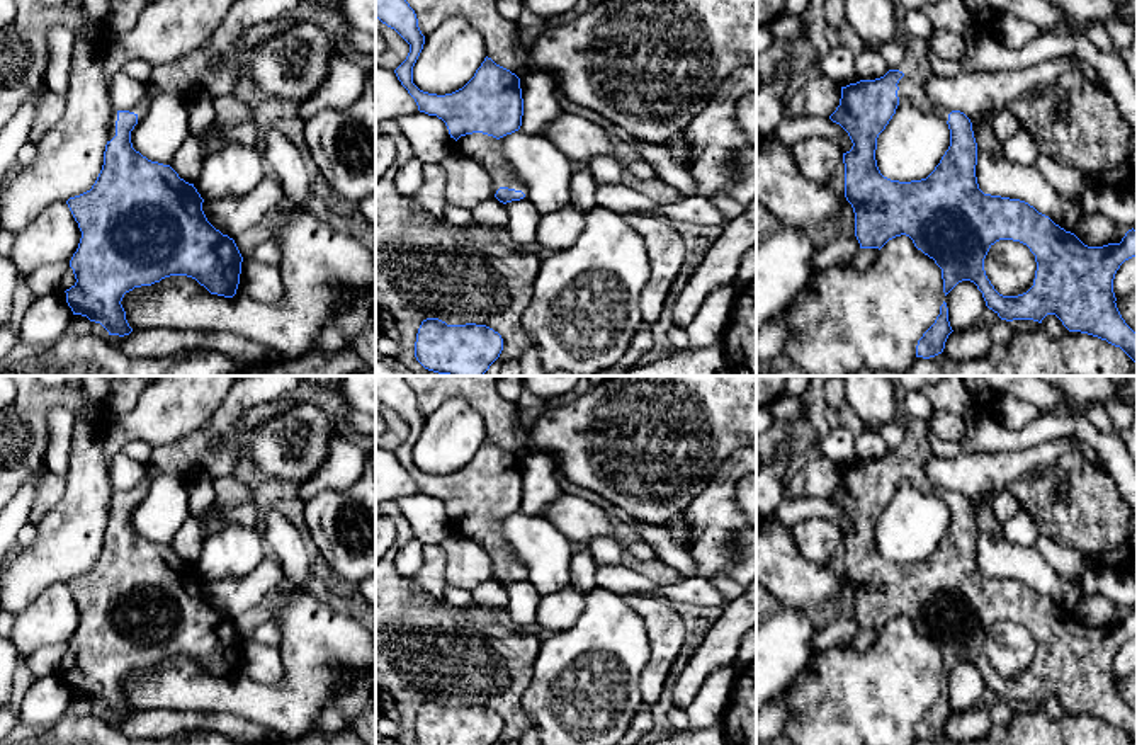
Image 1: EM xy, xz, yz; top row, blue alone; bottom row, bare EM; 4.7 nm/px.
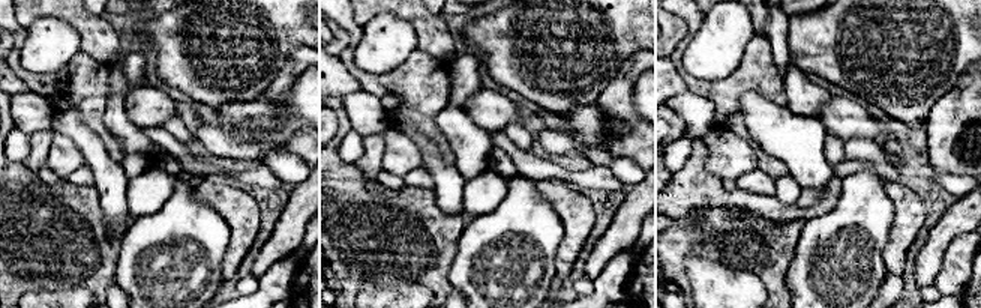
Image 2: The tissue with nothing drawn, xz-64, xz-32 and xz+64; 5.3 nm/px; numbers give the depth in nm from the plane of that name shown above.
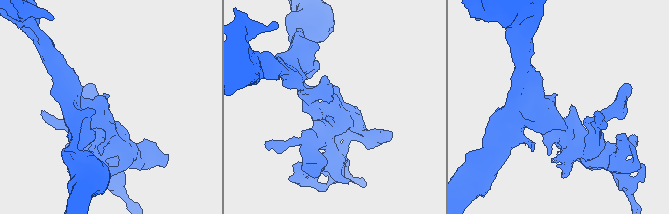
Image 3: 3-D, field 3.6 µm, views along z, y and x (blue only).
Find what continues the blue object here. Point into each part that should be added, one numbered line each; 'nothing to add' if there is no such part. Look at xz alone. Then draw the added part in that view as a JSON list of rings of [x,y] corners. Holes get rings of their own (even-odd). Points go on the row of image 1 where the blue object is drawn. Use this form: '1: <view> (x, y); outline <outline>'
1: xz (478, 147); outline [[[483,133],[466,134],[457,139],[457,153],[481,163],[491,172],[493,196],[500,187],[508,187],[522,191],[527,197],[525,185],[505,172],[506,160],[500,151],[500,139]]]

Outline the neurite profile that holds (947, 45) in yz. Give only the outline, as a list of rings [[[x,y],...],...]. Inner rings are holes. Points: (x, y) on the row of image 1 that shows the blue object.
[[[935,27],[928,44],[930,49],[942,60],[957,61],[965,53],[967,37],[950,29]]]

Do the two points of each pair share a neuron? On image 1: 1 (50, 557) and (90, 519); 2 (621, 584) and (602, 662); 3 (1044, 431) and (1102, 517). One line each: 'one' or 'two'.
1: one
2: two
3: two

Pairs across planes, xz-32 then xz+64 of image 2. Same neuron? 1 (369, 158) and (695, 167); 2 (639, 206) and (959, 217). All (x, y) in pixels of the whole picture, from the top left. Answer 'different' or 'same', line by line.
1: same
2: same

